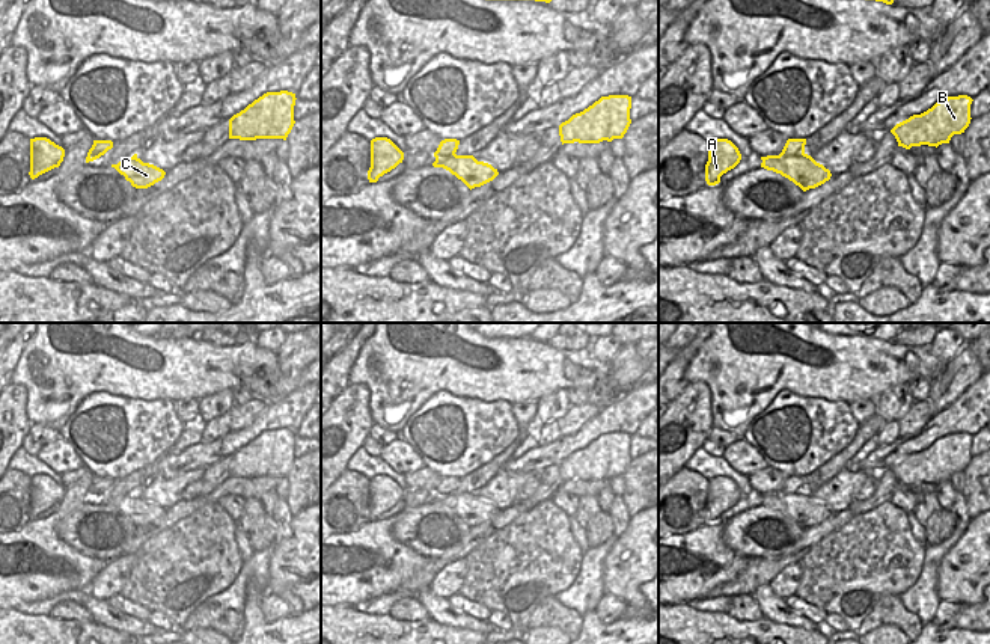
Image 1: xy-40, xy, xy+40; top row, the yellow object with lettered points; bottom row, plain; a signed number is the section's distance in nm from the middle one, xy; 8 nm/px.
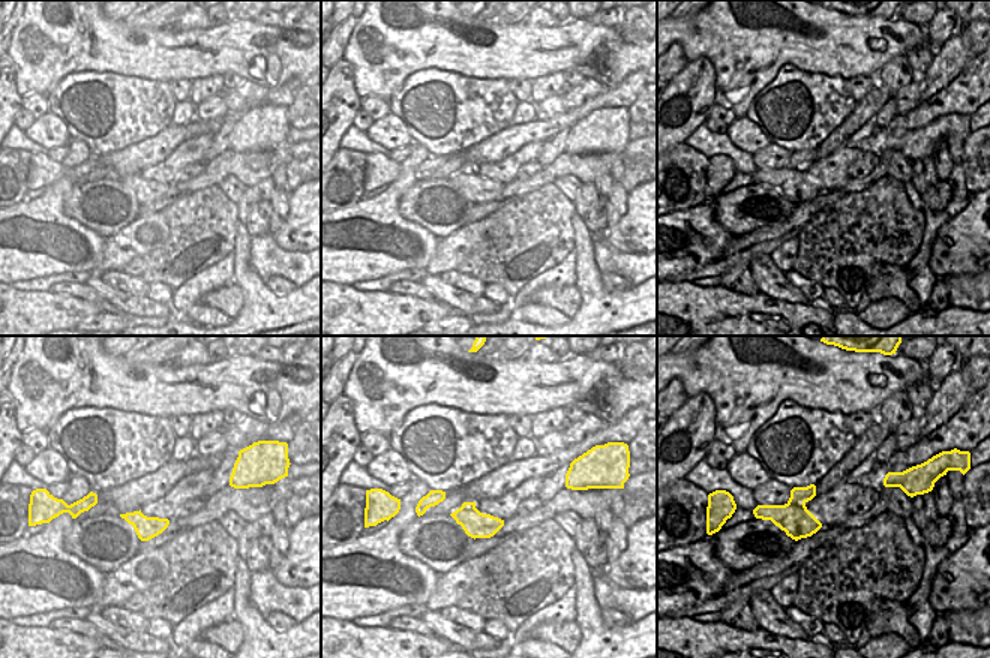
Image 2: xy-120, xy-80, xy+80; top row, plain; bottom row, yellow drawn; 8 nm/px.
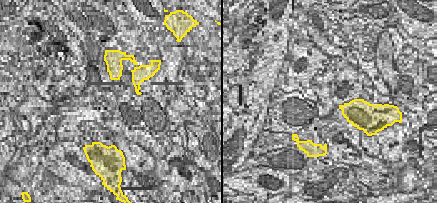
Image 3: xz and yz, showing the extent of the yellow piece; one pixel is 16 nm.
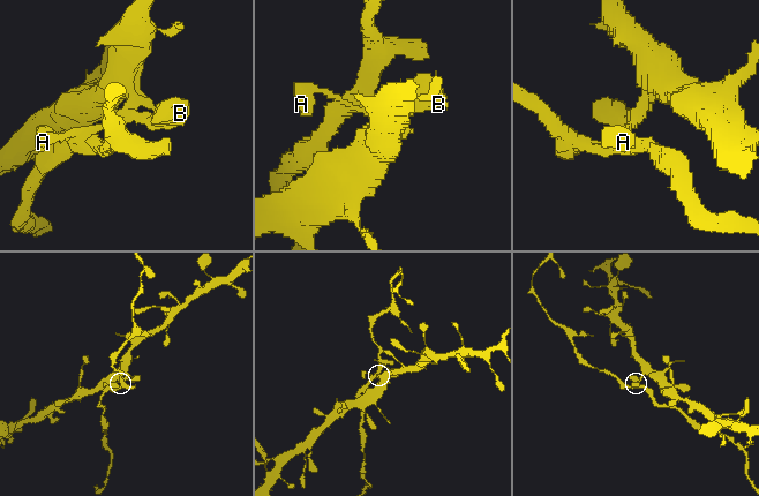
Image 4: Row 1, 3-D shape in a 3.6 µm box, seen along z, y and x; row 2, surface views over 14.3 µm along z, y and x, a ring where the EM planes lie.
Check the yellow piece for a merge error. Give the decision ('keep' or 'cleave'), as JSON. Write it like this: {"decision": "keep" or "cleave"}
{"decision": "cleave"}

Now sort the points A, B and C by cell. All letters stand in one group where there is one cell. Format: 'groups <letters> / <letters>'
groups A B / C

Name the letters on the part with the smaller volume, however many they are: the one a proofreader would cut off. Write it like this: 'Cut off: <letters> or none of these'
Cut off: C.

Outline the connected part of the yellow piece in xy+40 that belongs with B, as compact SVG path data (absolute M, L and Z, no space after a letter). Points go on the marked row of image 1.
M967 95L948 97L927 112L897 124L891 133L898 146L906 149L921 145L937 148L949 143L954 134L961 134L969 127L972 101Z

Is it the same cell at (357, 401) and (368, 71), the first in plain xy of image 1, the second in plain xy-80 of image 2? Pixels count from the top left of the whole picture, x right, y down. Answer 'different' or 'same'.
different

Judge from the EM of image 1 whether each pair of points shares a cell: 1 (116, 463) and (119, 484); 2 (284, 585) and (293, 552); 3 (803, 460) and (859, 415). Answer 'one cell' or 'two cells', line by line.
1: two cells
2: one cell
3: two cells

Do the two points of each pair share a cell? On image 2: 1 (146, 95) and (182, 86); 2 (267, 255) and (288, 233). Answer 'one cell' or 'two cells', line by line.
1: two cells
2: two cells

